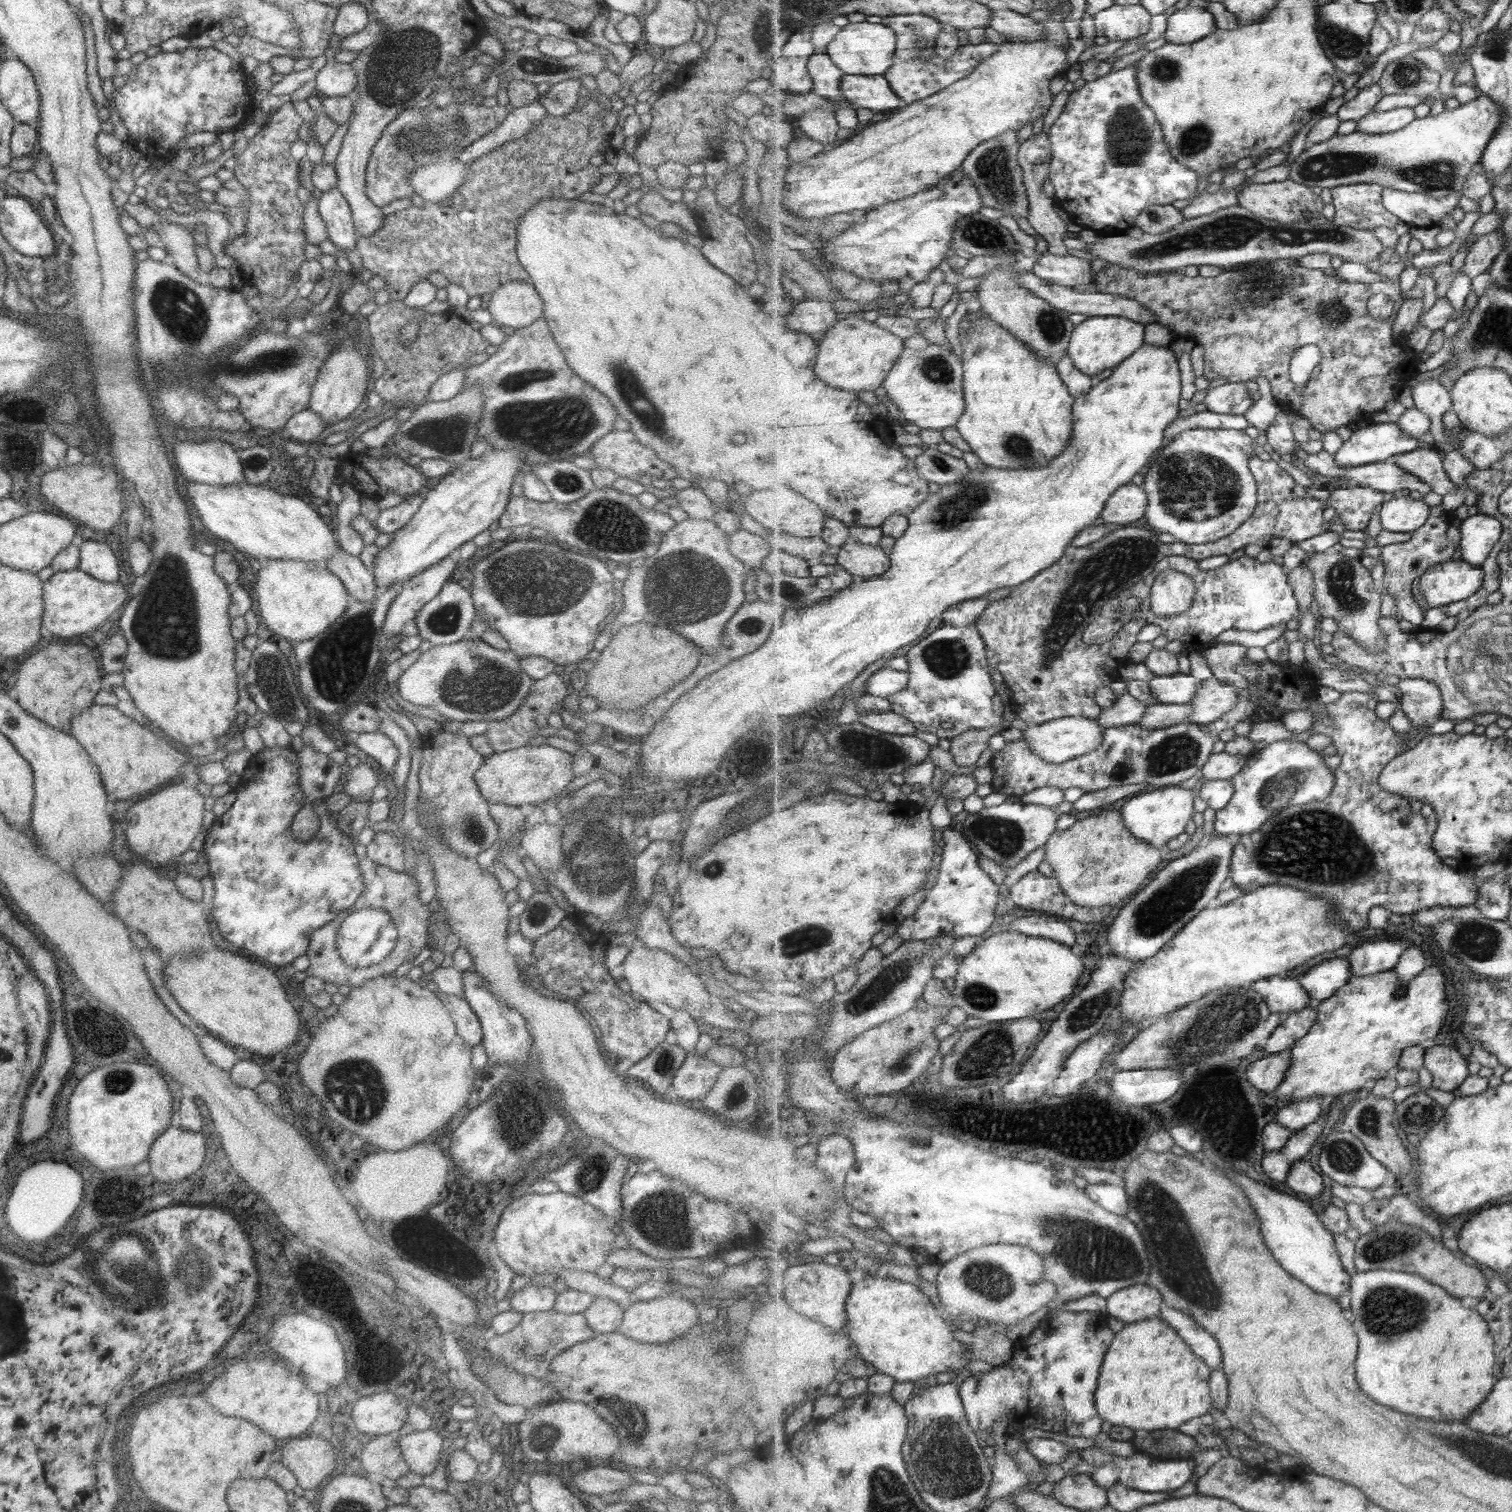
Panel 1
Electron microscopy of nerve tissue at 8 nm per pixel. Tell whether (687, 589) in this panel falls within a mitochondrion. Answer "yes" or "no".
yes

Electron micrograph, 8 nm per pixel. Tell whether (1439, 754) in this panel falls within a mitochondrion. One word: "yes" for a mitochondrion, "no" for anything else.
no

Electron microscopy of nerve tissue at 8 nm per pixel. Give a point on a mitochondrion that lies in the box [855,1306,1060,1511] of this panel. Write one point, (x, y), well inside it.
(943, 1461)

